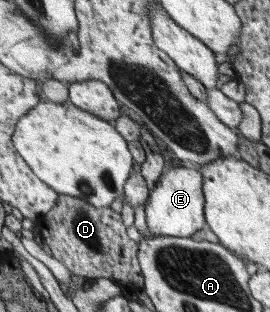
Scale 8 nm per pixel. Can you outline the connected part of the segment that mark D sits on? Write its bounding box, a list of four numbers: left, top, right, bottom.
[36,195,144,291]

